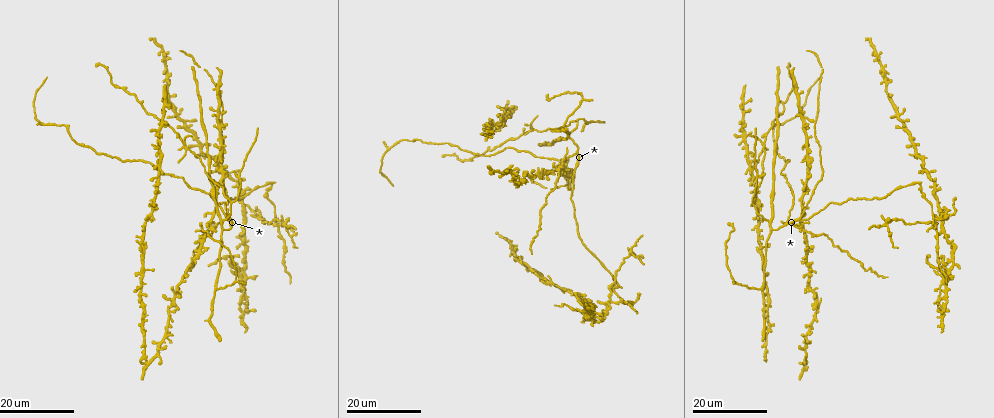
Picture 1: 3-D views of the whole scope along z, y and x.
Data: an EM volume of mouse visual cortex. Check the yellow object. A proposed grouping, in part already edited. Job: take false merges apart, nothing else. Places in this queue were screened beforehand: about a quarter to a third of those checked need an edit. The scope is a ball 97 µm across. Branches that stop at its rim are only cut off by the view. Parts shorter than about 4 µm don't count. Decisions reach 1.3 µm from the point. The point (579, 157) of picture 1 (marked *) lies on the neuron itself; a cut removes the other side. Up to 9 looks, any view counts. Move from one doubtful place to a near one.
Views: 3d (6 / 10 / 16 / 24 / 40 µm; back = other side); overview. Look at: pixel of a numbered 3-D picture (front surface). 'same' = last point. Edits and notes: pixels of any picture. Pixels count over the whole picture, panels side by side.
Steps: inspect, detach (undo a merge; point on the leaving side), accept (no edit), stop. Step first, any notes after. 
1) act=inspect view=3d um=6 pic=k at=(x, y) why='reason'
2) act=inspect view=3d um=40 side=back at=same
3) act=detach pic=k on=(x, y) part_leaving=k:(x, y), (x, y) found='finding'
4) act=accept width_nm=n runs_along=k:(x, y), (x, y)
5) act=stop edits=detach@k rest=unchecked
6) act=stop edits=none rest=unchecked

act=inspect view=3d um=16 pic=1 at=(209, 229)

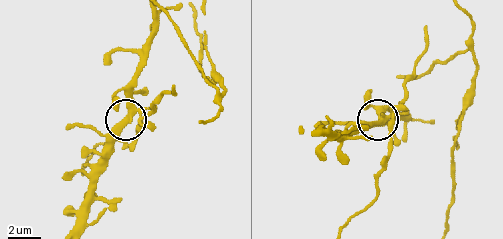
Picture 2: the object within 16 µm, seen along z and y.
act=inspect view=3d um=10 pic=2 at=(132, 120)

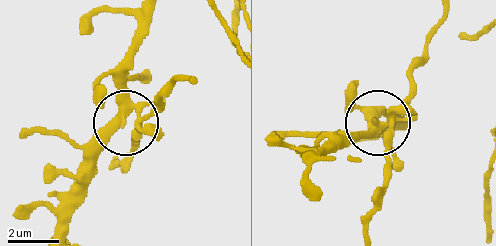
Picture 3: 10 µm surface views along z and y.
act=inspect view=3d um=6 pic=3 at=(126, 124) why='closer look'

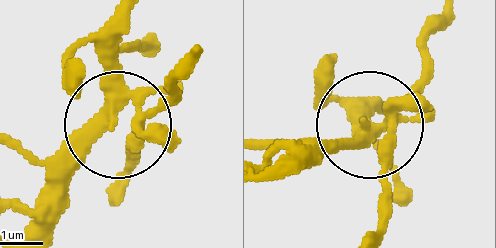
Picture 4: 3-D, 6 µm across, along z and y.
act=detach pic=4 on=(384, 178) arms=5 found='a second neuron is stuck on'

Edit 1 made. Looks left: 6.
act=inspect view=overview

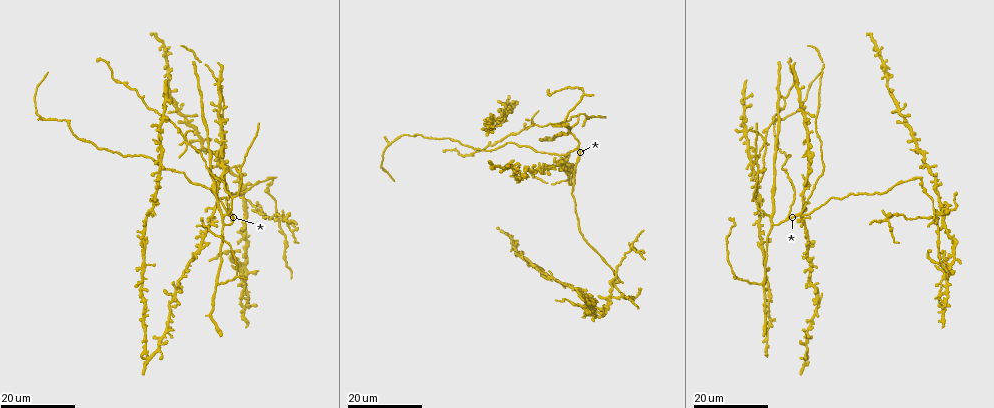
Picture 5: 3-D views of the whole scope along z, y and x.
act=inspect view=3d um=24 pic=5 at=(770, 224) why='two arms in line, one across'

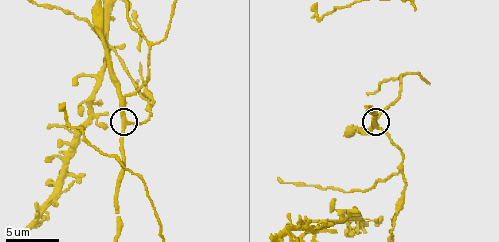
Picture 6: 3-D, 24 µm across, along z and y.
act=inspect view=3d um=6 pic=6 at=(122, 123)

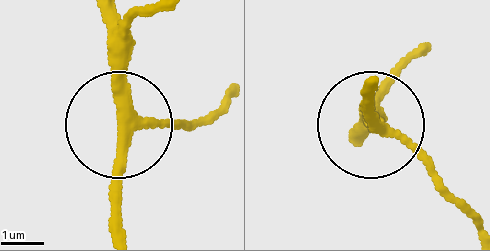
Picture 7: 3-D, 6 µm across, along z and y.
act=accept width_nm=280 runs_along=7:(224, 104), (181, 125), (120, 129), (116, 233) found='continuous, no second neuron'

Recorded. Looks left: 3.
act=inspect view=3d um=6 pic=6 at=(400, 169) why='arms part here'

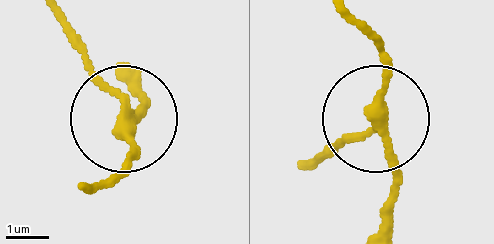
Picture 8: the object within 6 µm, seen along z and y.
act=inspect view=3d um=6 side=back pic=8 at=(376, 121)

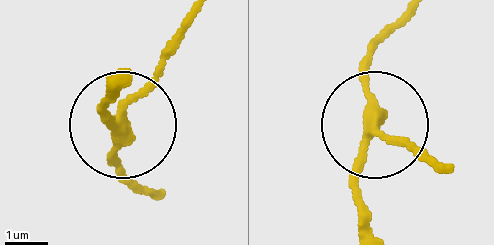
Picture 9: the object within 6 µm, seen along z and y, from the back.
act=accept width_nm=250 runs_along=9:(352, 180), (374, 130), (424, 159) found='one neuron here'

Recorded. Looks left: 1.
act=stop edits=detach@4 rest=unchecked

